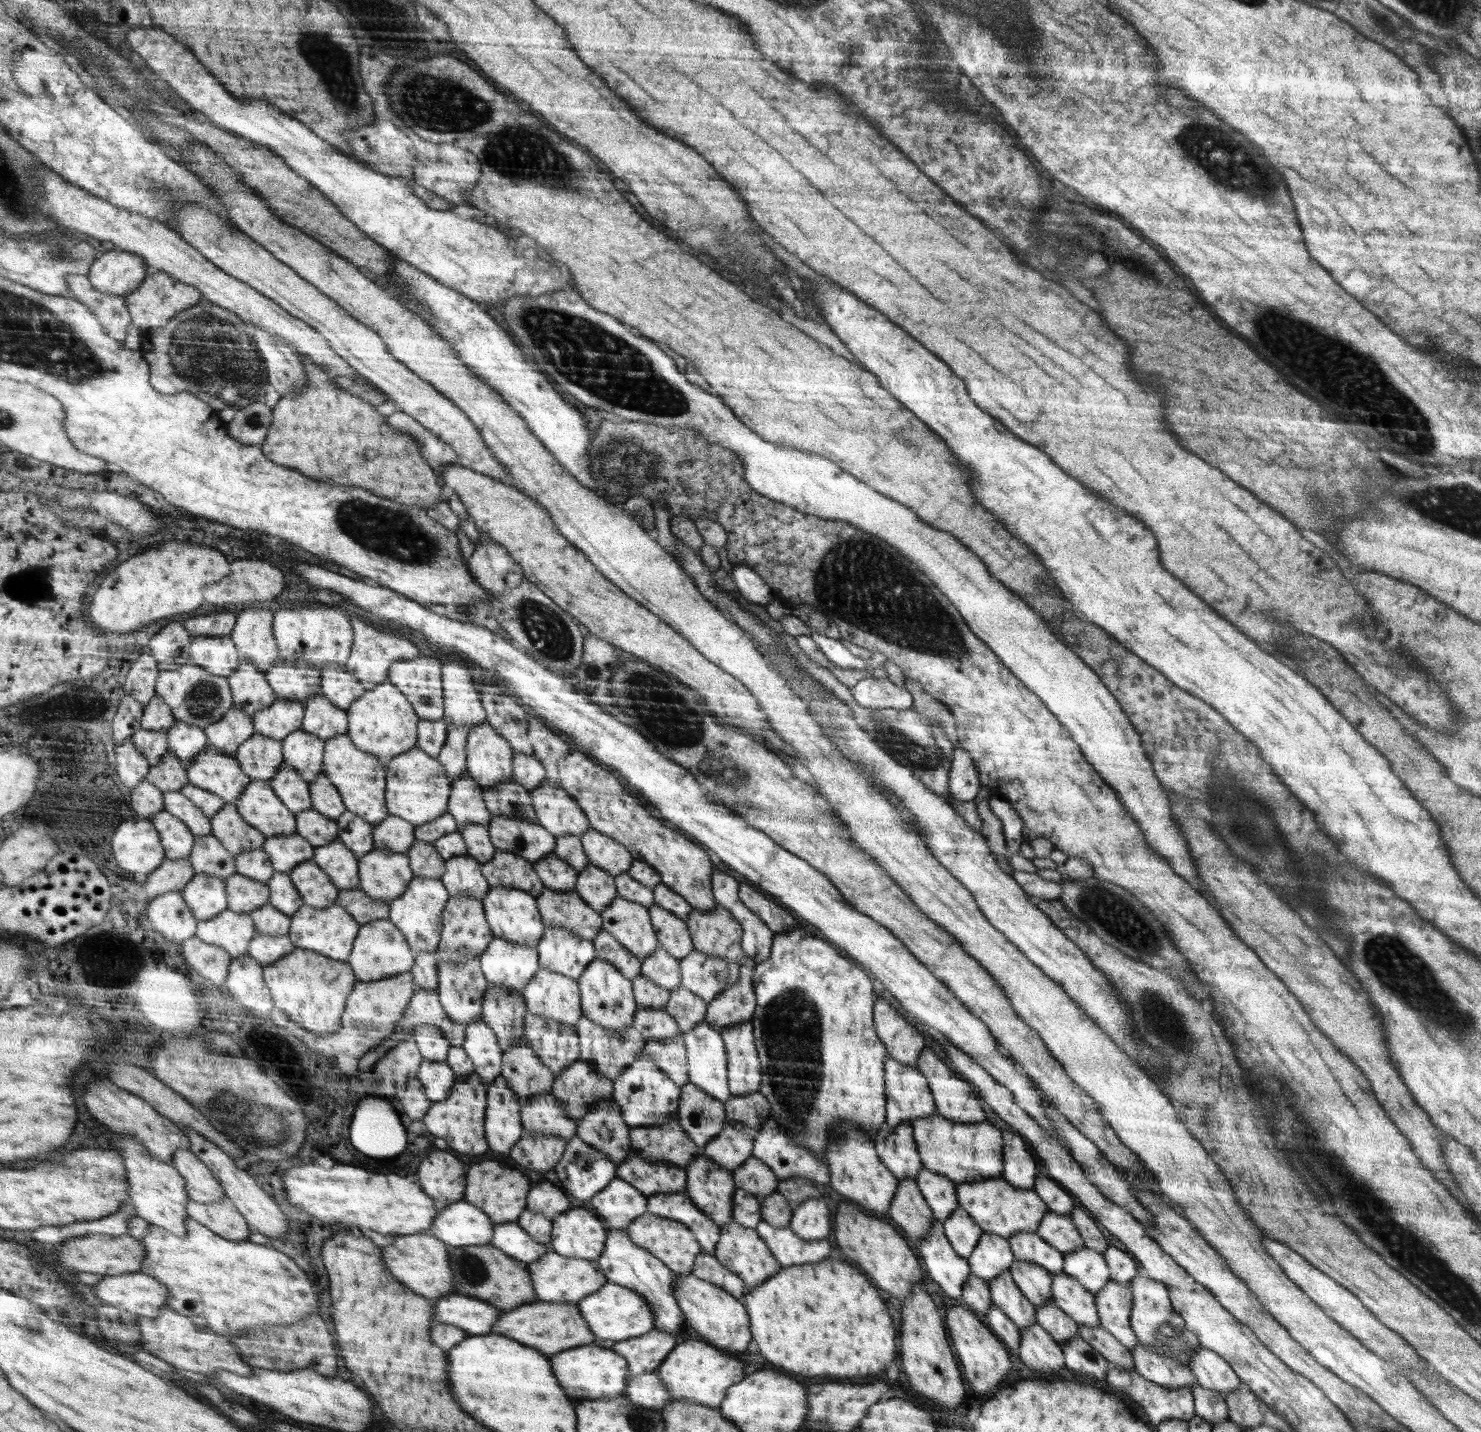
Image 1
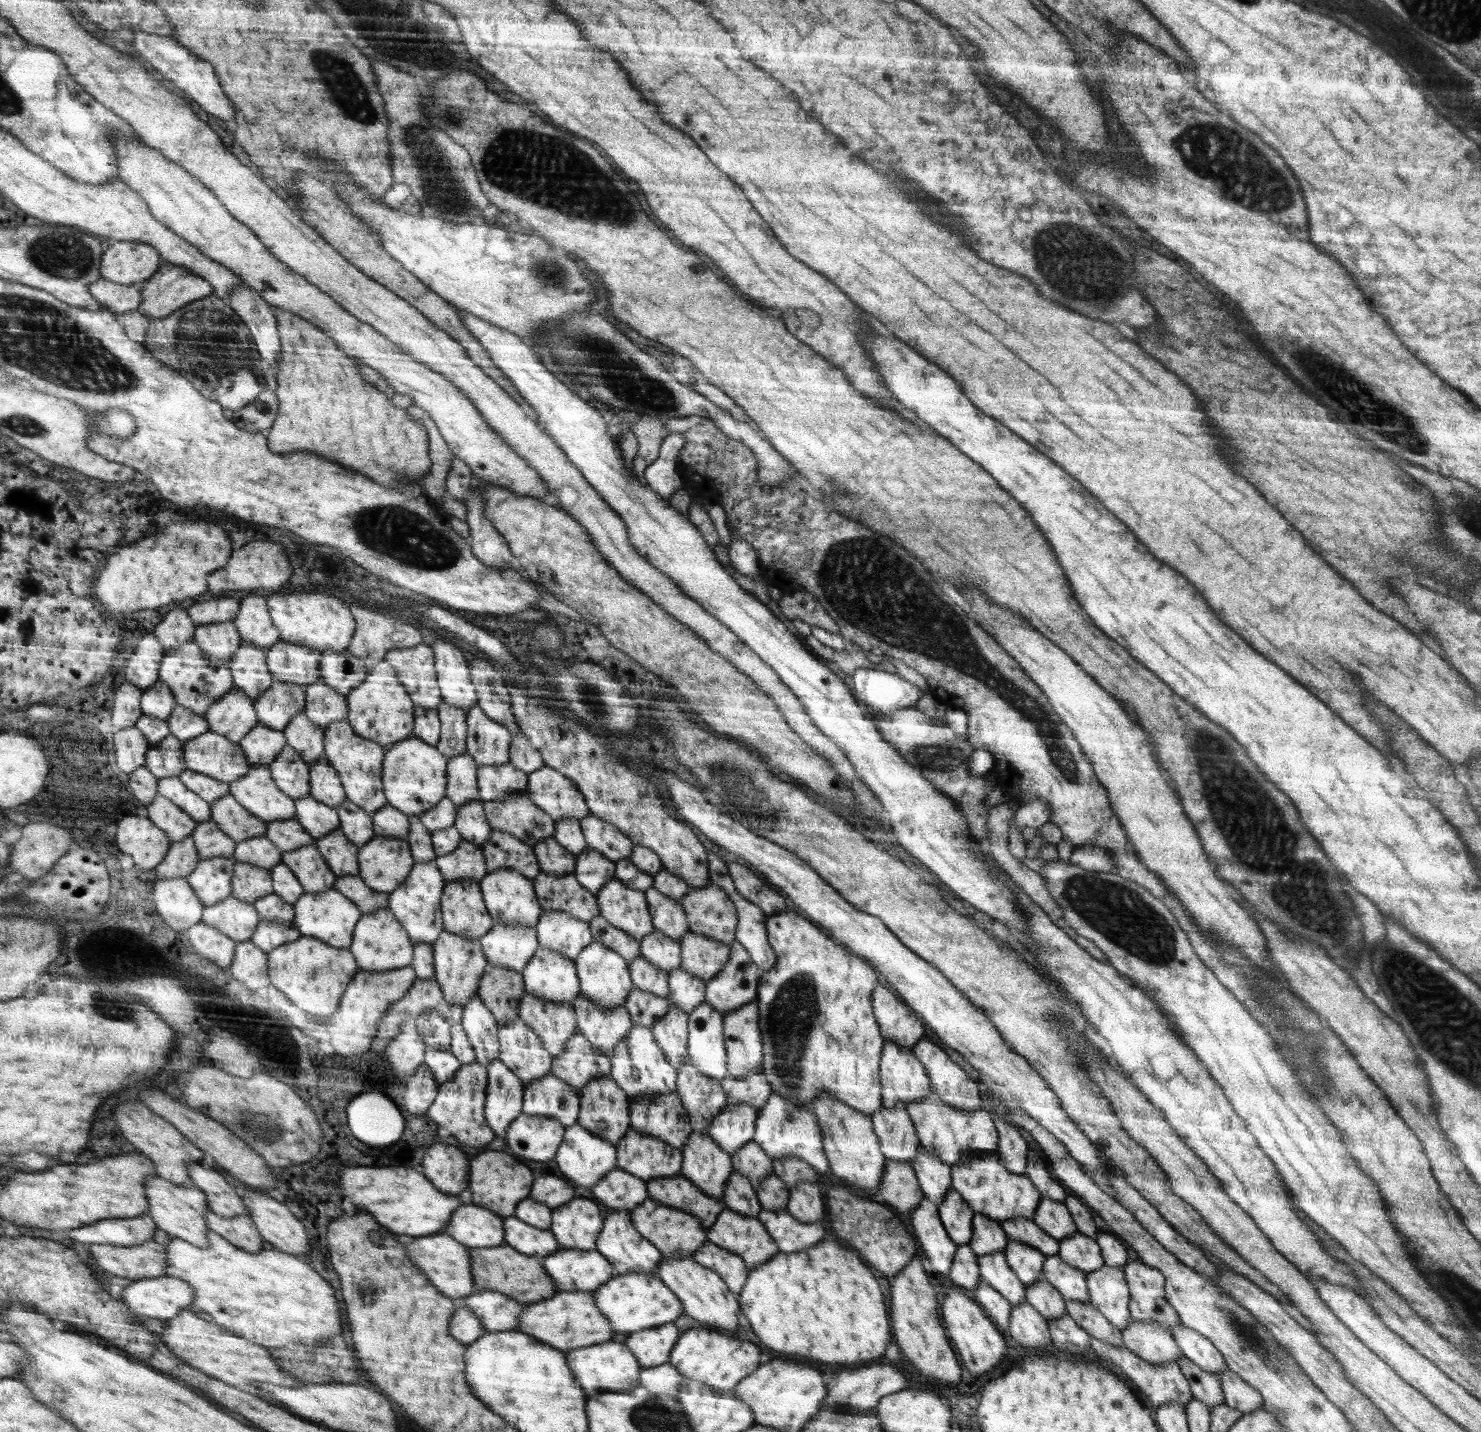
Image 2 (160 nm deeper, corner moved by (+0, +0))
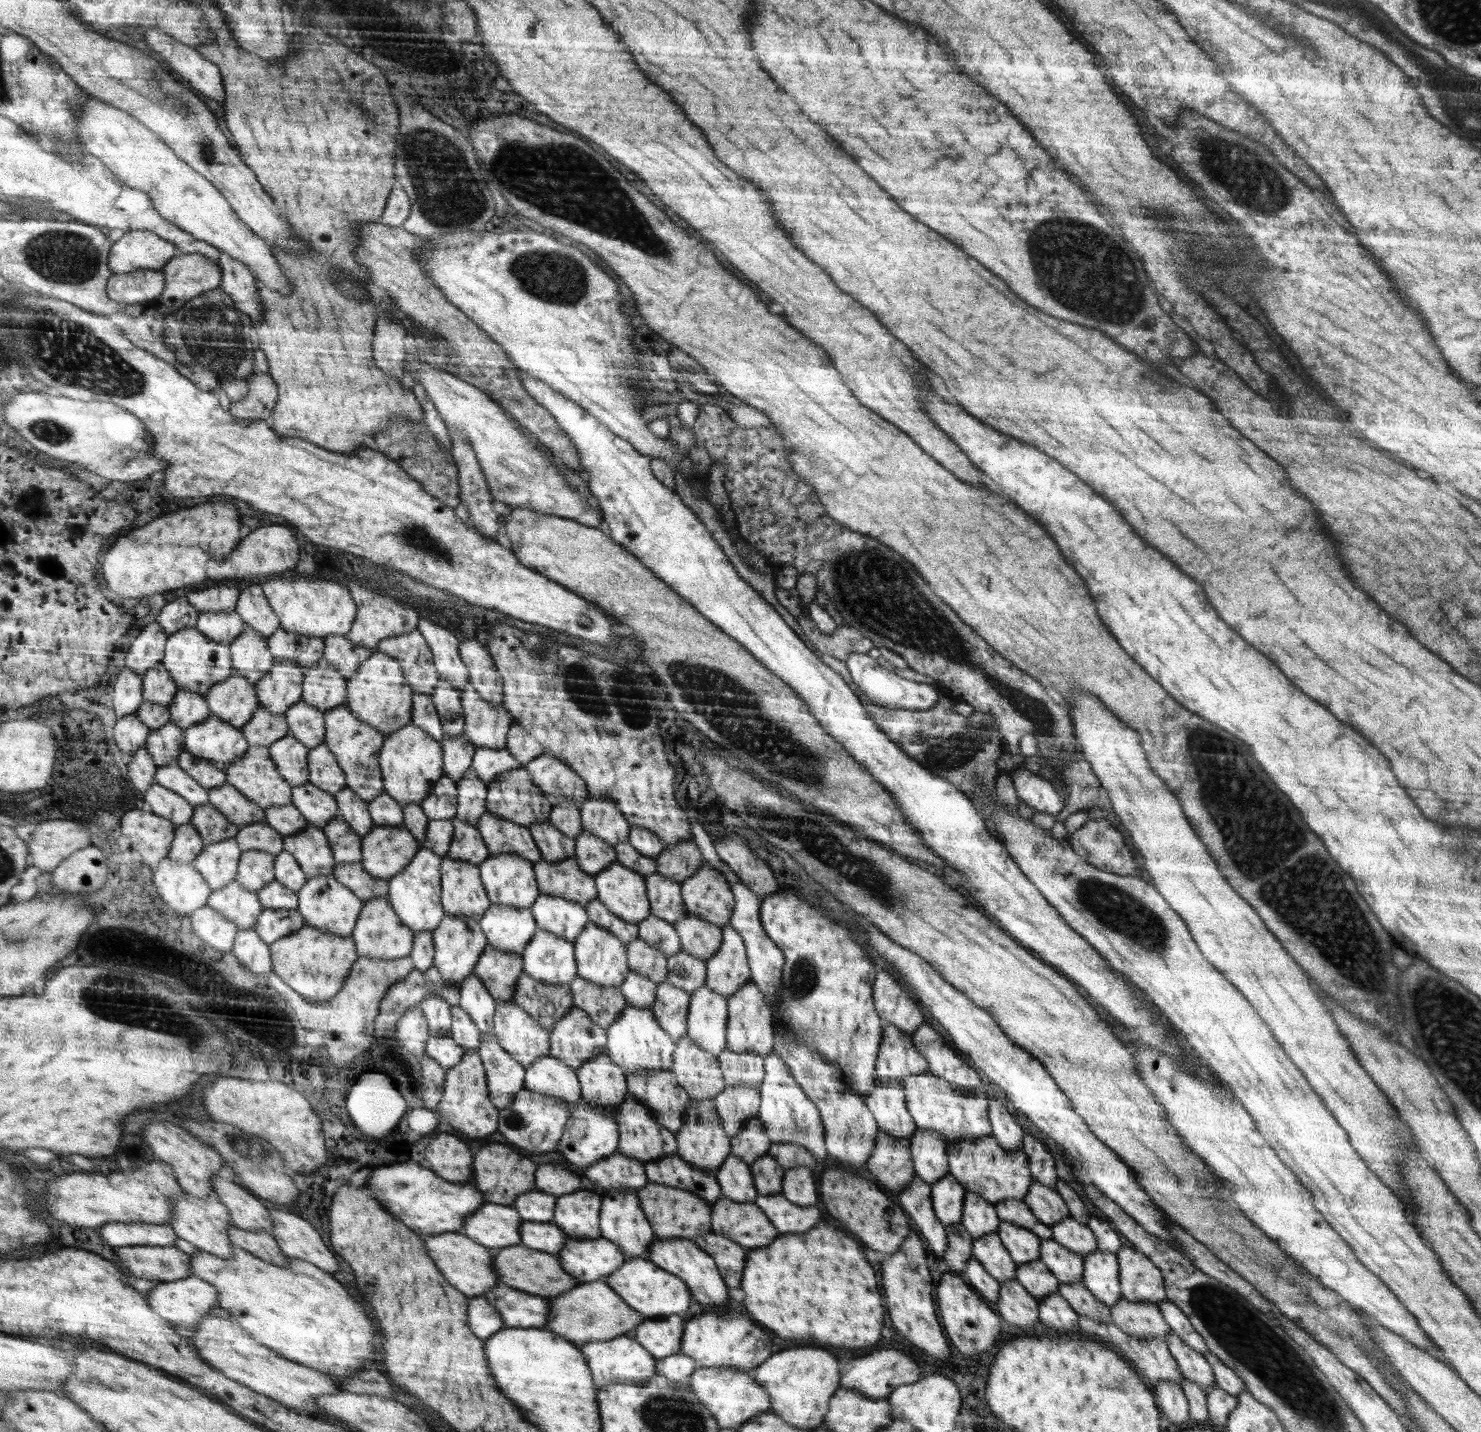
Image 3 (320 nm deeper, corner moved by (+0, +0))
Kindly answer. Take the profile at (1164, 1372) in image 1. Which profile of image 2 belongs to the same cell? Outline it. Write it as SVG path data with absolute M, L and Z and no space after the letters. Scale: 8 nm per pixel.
M1132 1319L1130 1326L1121 1334L1123 1346L1132 1350L1146 1364L1176 1364L1183 1355L1171 1332L1158 1321Z

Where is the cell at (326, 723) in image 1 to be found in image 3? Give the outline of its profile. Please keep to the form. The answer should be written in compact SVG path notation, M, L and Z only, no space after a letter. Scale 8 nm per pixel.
M324 656L320 657L303 677L302 700L322 712L347 702L347 680Z

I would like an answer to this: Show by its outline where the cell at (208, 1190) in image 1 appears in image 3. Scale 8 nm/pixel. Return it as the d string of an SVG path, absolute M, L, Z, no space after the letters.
M219 1176L213 1178L216 1195L224 1201L232 1213L233 1222L242 1230L273 1230L273 1220L269 1210L249 1190Z

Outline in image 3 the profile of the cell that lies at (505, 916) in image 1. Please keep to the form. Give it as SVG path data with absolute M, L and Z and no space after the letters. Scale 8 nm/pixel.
M490 856L479 871L492 905L530 908L540 896L534 865L522 856Z

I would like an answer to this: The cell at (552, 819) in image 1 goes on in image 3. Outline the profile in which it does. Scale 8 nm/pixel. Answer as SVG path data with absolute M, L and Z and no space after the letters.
M550 753L539 754L525 767L532 774L533 782L552 802L552 806L568 801L581 807L590 796L584 778L564 760Z

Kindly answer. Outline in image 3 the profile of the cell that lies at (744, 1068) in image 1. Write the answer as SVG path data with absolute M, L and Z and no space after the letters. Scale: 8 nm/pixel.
M748 983L742 989L736 991L727 998L729 1017L727 1021L727 1044L726 1048L732 1052L755 1052L765 1057L774 1050L774 1015L764 1000L762 991L755 983Z

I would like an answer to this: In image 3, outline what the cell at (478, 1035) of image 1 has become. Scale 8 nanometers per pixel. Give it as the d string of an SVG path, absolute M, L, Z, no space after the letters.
M472 973L459 987L459 1005L470 1015L481 1036L494 1028L493 1016L496 1002L484 983Z

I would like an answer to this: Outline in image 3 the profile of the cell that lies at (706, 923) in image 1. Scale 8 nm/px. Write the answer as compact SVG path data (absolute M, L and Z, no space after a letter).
M704 863L682 885L687 912L723 928L731 920L735 896L724 874Z

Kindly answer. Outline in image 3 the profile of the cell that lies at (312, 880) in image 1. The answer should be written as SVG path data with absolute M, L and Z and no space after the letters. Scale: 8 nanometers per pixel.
M312 824L298 834L283 838L283 848L284 852L290 852L298 861L307 880L334 873L336 862L327 836Z

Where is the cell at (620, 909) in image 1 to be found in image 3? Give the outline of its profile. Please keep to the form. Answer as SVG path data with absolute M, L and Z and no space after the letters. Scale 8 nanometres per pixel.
M618 862L595 876L598 899L616 916L638 924L651 912L646 878Z

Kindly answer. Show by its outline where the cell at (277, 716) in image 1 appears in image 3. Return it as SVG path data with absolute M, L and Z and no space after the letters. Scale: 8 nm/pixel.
M276 659L269 672L255 684L259 704L274 714L285 715L289 706L303 698L304 675L298 663Z

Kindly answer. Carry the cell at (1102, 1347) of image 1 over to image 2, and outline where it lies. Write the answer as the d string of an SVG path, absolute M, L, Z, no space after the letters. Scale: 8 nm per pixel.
M1066 1300L1067 1314L1076 1321L1090 1337L1107 1342L1109 1345L1122 1347L1123 1337L1118 1328L1114 1328L1091 1303Z

